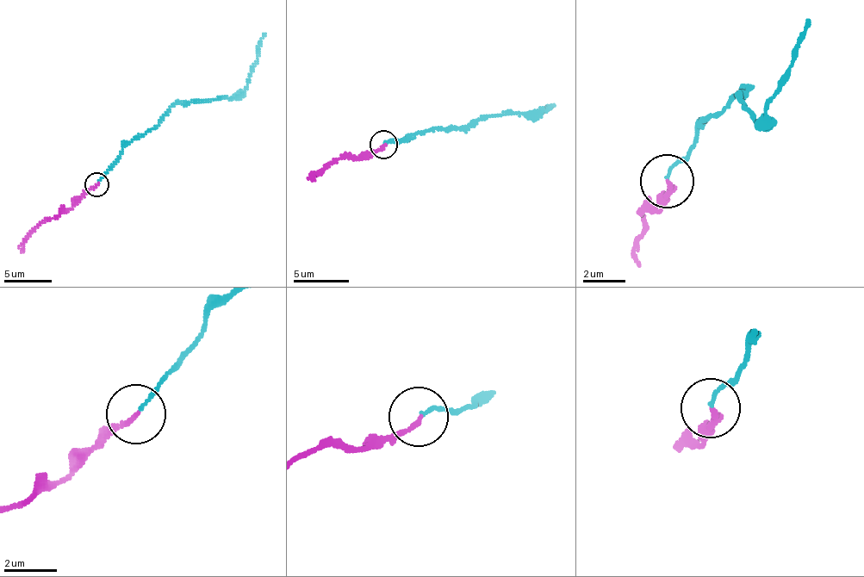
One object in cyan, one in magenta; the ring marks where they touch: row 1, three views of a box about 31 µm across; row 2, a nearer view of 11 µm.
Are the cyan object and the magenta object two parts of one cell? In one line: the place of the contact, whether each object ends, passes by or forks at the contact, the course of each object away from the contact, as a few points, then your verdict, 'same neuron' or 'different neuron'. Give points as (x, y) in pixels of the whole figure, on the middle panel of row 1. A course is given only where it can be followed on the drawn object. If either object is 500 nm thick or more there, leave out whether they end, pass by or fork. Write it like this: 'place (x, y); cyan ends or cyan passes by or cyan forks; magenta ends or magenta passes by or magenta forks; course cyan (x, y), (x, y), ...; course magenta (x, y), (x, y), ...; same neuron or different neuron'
place (383, 144); cyan ends; magenta ends; course cyan (385, 144), (441, 127), (474, 127), (478, 119), (533, 112), (554, 105); course magenta (383, 145), (361, 158), (333, 158), (312, 180); different neuron

